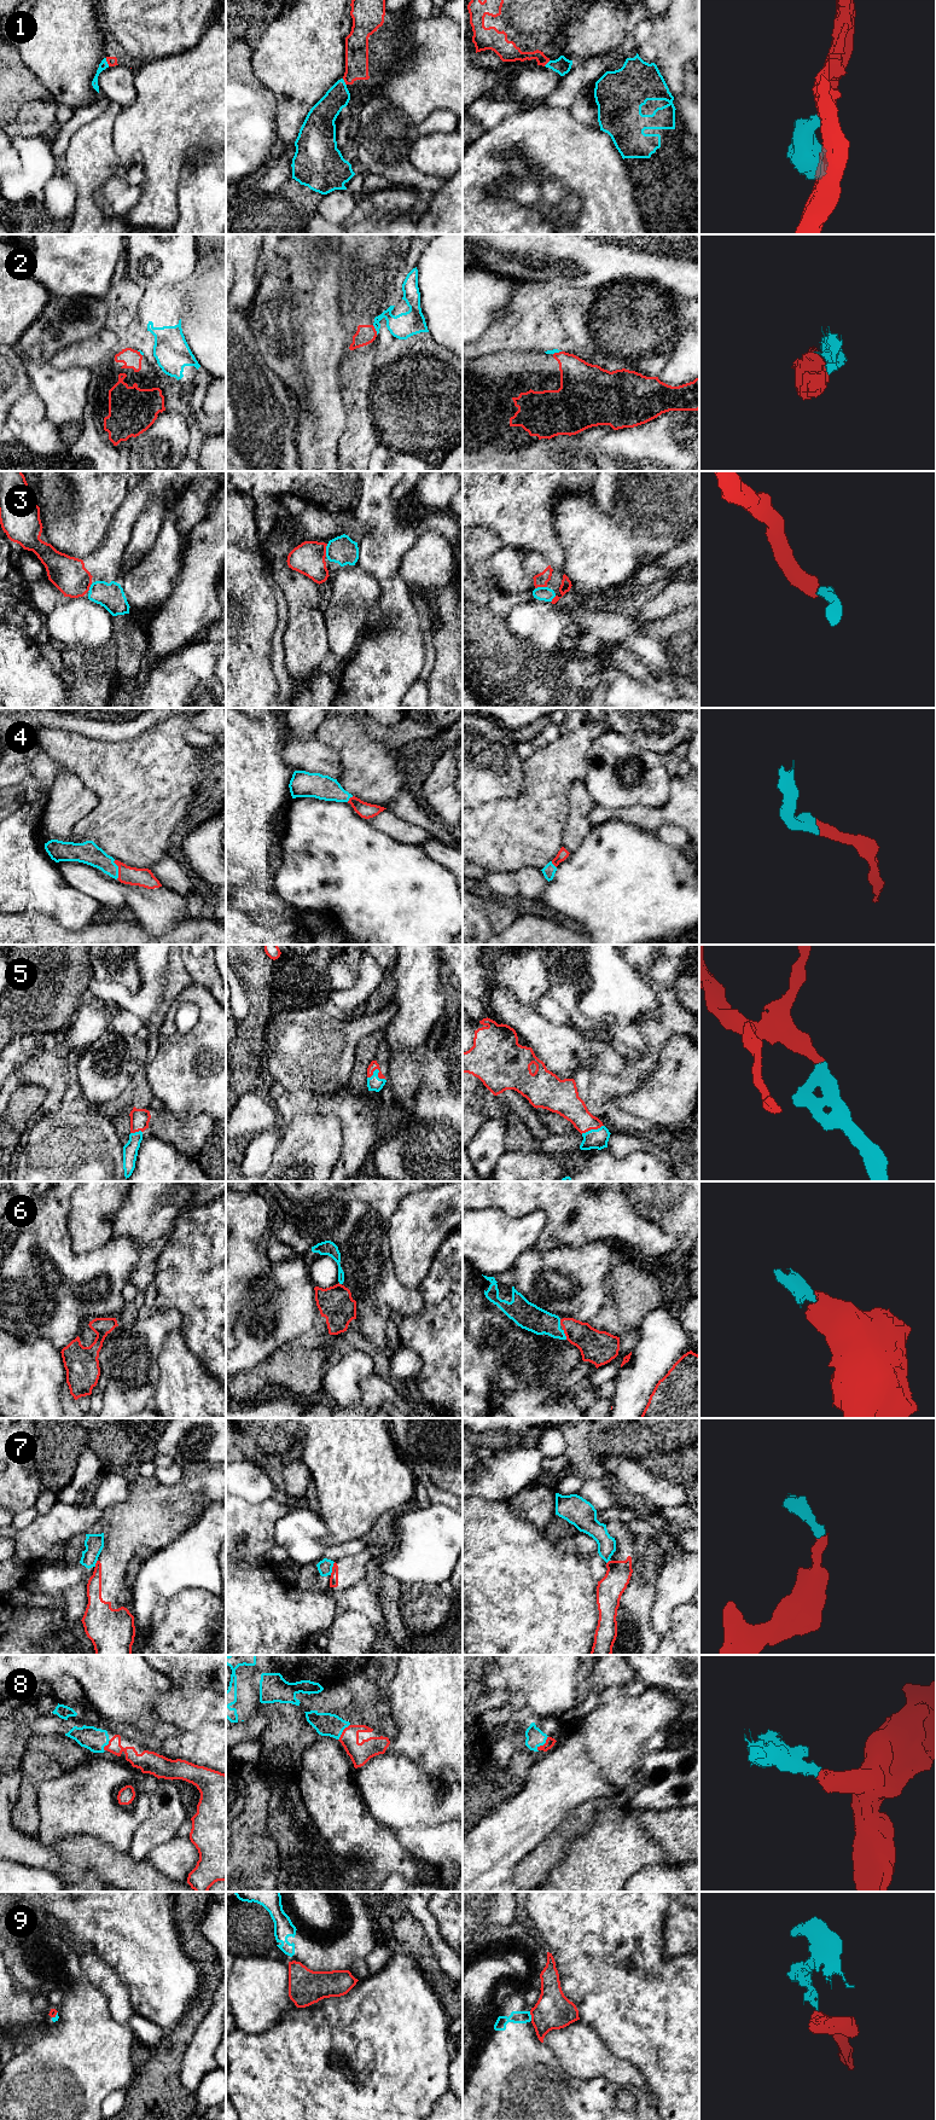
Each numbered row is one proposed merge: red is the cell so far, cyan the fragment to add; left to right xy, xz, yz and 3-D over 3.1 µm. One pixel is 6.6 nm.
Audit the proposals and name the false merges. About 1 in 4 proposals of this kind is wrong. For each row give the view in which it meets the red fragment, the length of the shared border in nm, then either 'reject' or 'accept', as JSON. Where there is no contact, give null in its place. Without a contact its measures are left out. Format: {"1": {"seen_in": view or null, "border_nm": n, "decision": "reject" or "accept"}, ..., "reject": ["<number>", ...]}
{"1": {"seen_in": "xy", "border_nm": 60, "decision": "accept"}, "2": {"seen_in": "xz", "border_nm": 70, "decision": "reject"}, "3": {"seen_in": "xz", "border_nm": 90, "decision": "accept"}, "4": {"seen_in": "xy", "border_nm": 130, "decision": "accept"}, "5": {"seen_in": "xz", "border_nm": 130, "decision": "accept"}, "6": {"seen_in": "yz", "border_nm": 80, "decision": "accept"}, "7": {"seen_in": "xz", "border_nm": 90, "decision": "reject"}, "8": {"seen_in": "yz", "border_nm": 120, "decision": "accept"}, "9": {"seen_in": "yz", "border_nm": 70, "decision": "reject"}, "reject": ["2", "7", "9"]}

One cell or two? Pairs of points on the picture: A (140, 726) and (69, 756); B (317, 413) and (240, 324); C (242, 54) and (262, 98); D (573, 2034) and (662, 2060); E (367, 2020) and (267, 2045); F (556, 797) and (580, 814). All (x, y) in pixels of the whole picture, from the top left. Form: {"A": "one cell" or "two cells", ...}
{"A": "two cells", "B": "two cells", "C": "one cell", "D": "two cells", "E": "one cell", "F": "two cells"}

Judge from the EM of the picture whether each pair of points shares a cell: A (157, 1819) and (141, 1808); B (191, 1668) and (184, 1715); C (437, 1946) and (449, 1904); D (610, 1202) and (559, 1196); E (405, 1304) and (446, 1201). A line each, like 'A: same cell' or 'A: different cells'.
A: different cells
B: same cell
C: different cells
D: same cell
E: different cells

